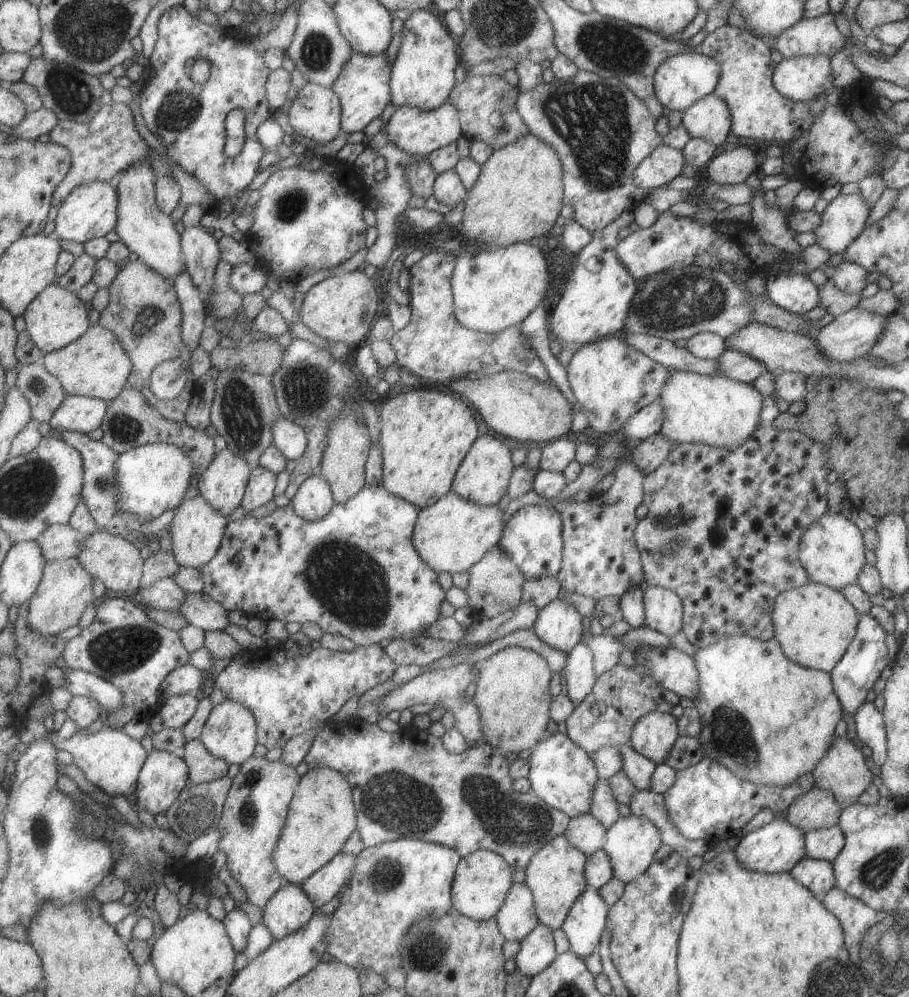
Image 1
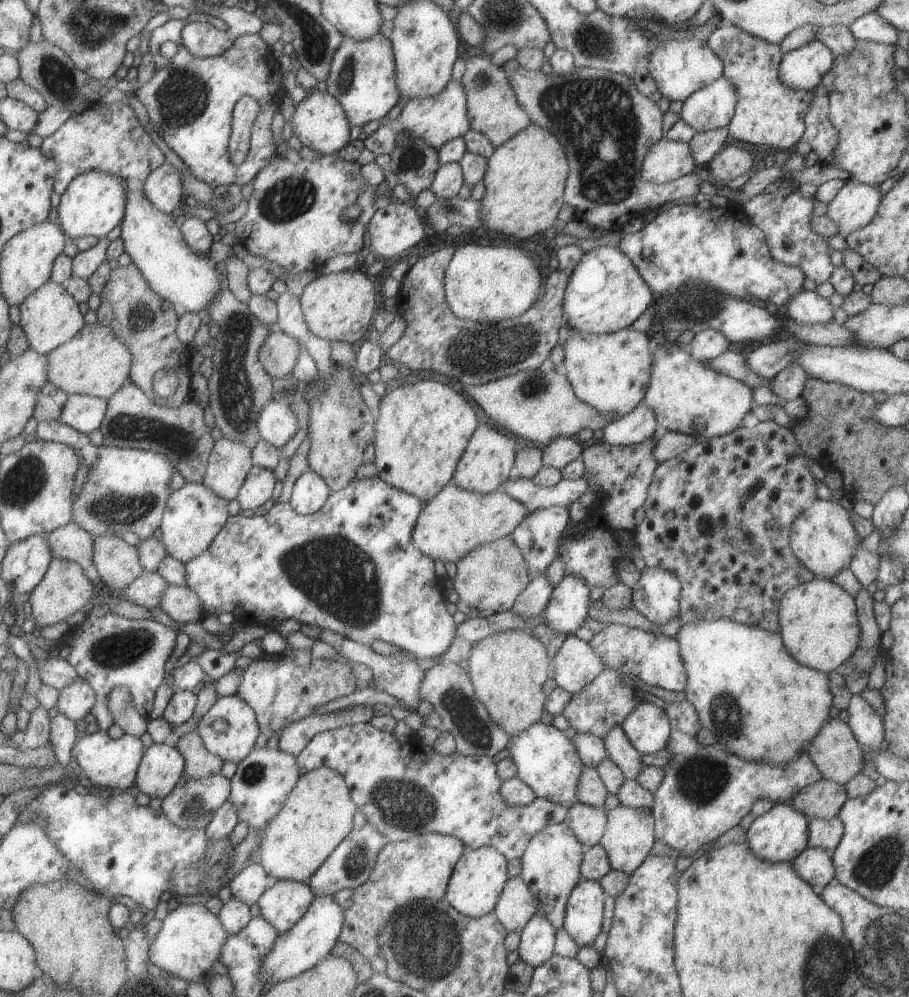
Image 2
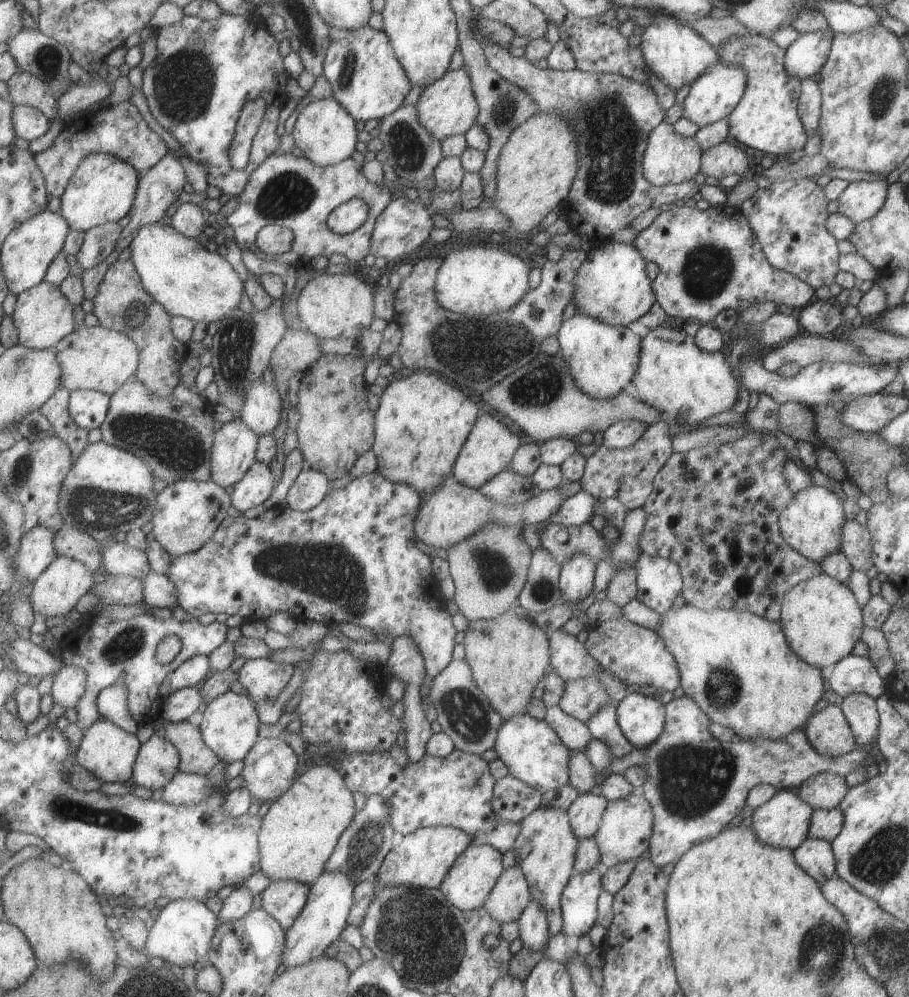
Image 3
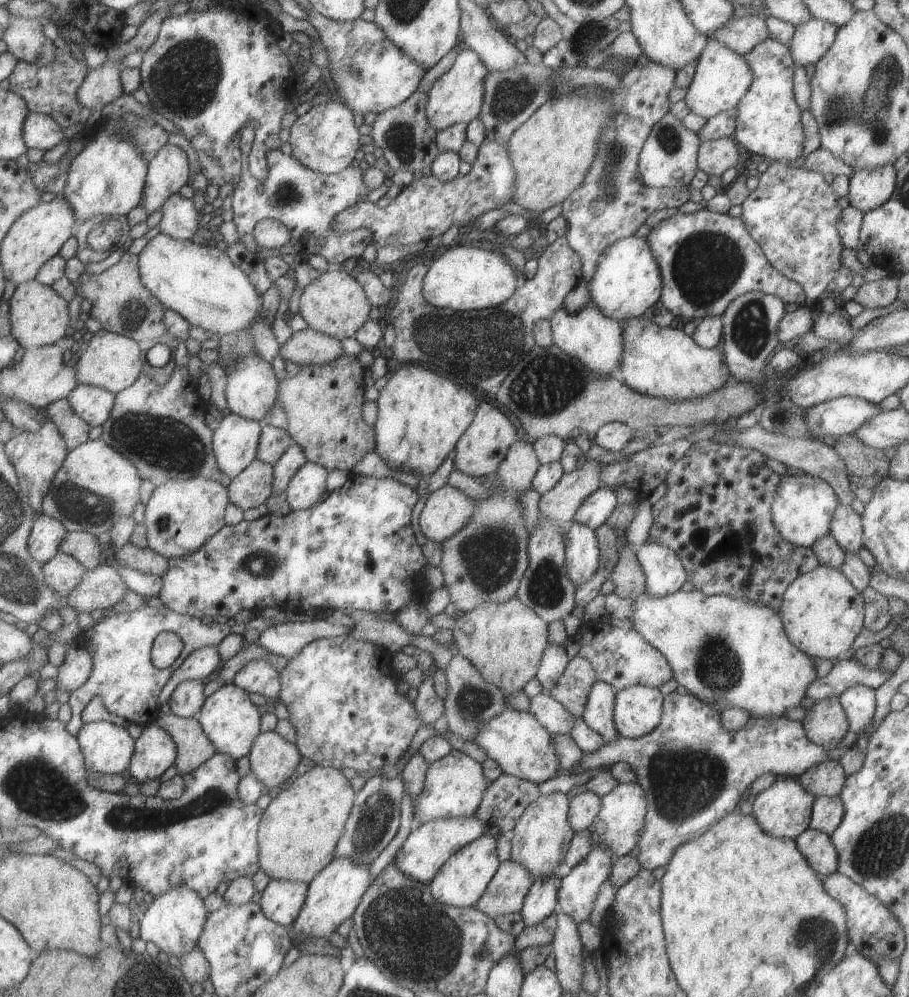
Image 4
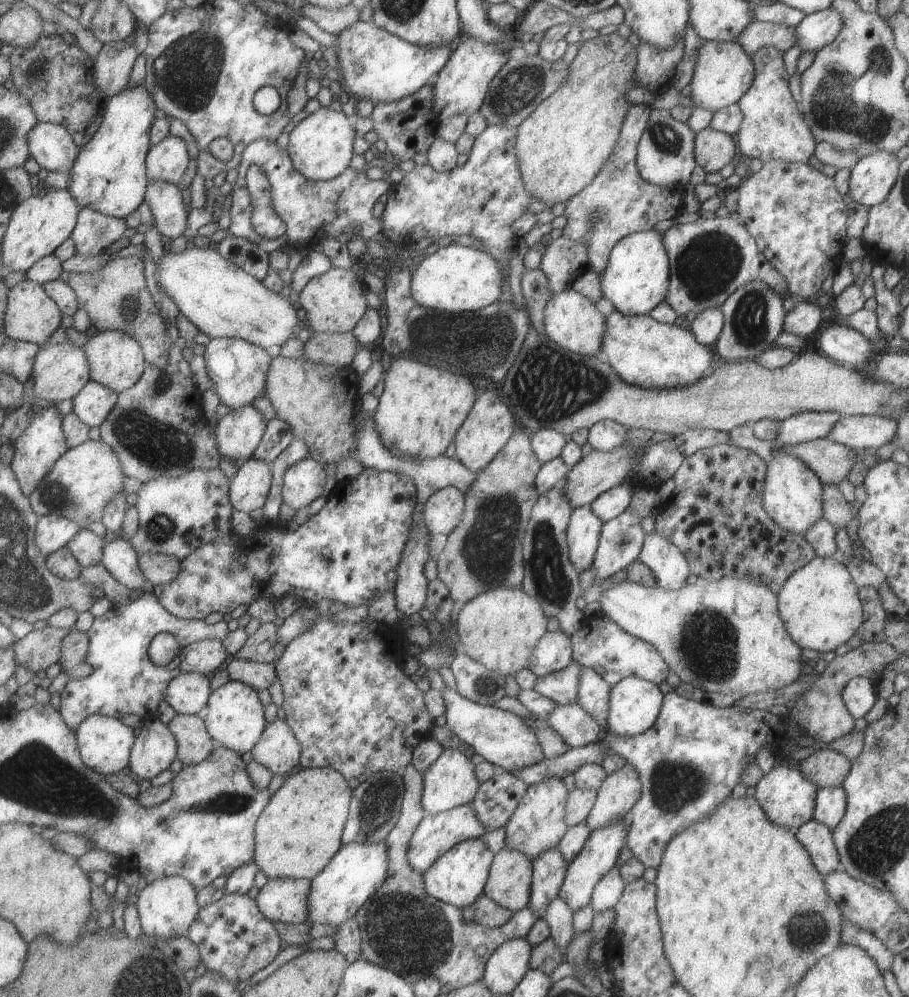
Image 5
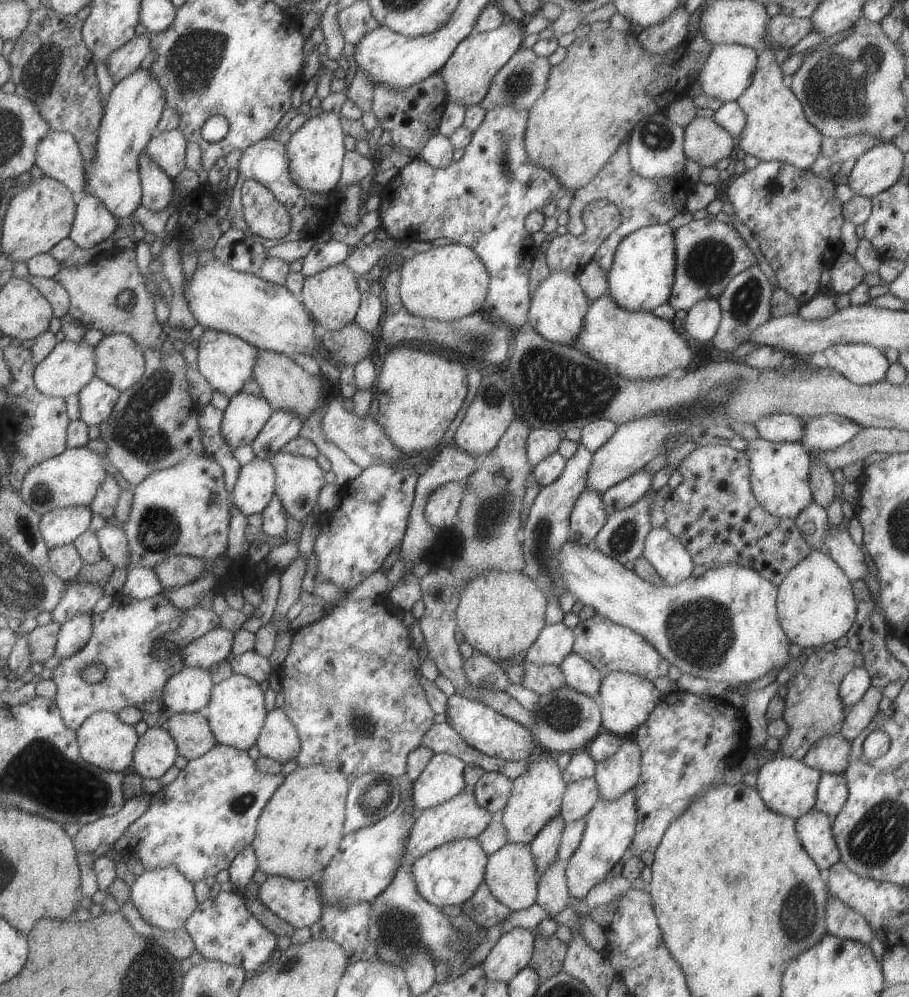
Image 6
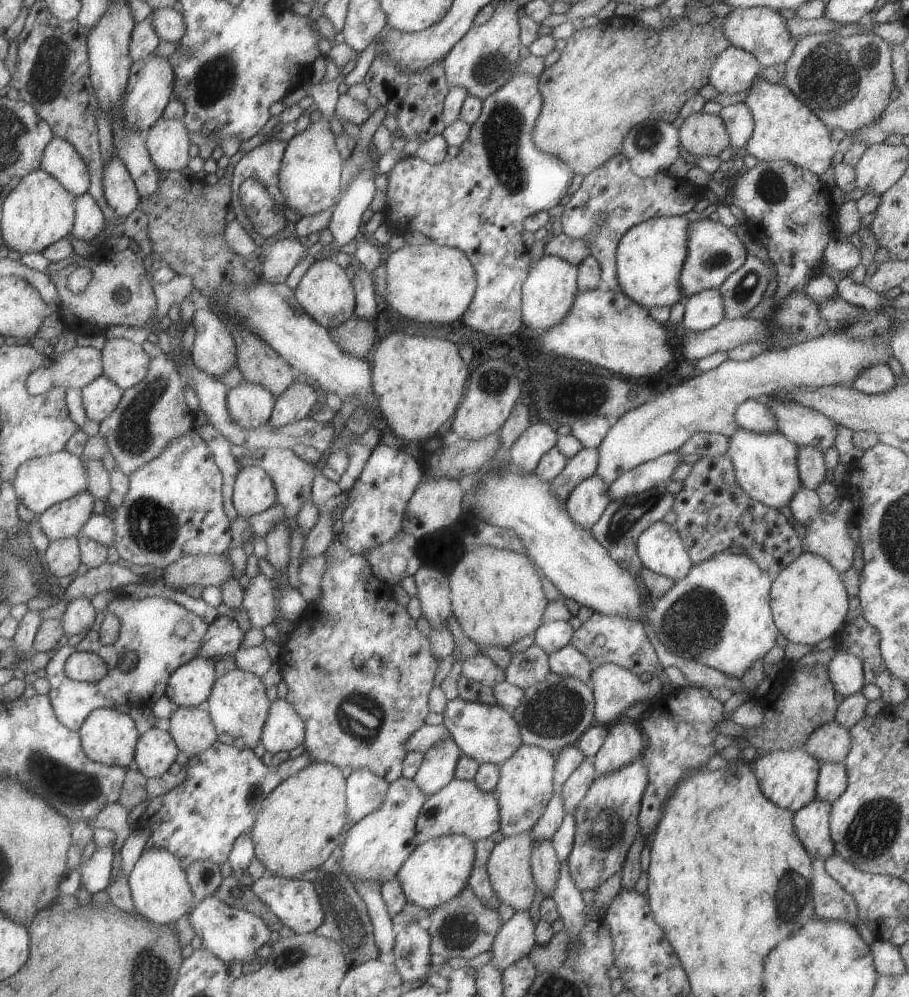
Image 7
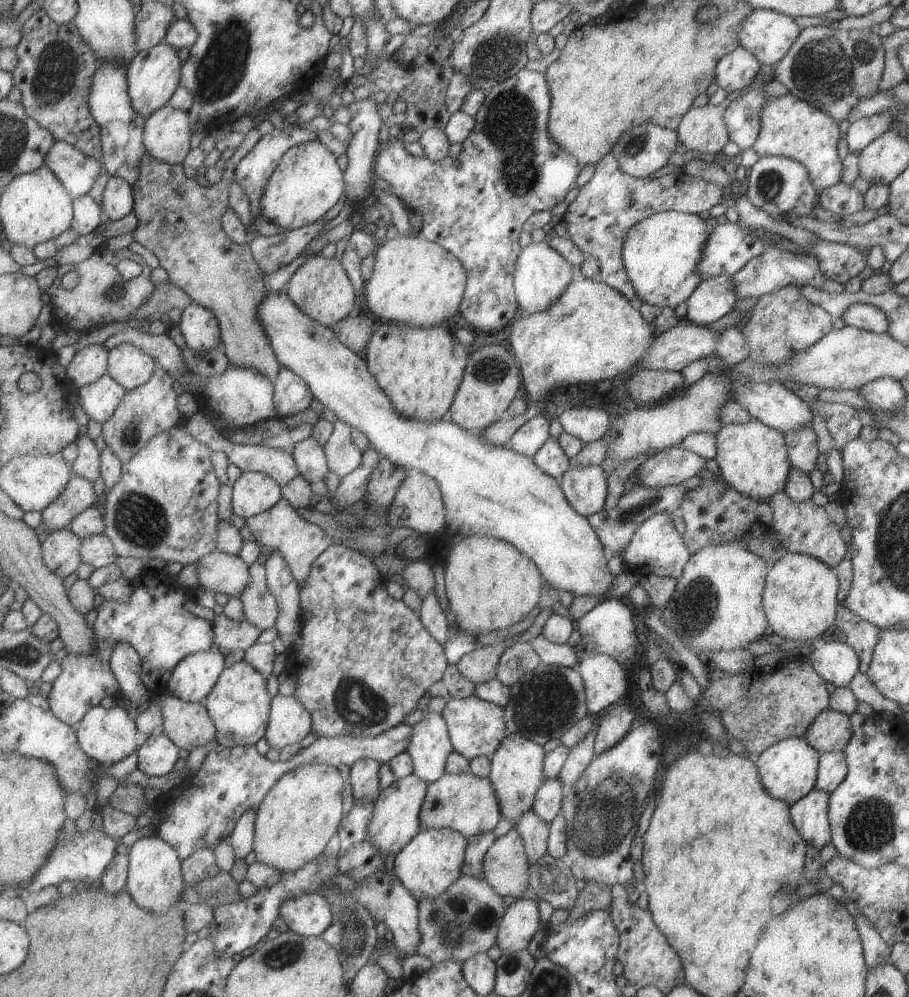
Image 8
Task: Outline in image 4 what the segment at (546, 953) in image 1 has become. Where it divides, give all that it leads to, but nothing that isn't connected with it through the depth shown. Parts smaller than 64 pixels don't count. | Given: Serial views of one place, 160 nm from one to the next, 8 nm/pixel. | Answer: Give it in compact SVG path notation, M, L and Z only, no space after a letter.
M559 876L533 880L520 910L526 927L539 924L558 909L556 892L559 880Z

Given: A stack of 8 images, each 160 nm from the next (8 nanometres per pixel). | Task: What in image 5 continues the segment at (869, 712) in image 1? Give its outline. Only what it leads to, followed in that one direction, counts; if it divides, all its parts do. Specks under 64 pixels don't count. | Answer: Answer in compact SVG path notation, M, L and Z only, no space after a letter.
M853 677L842 688L842 703L854 718L863 718L877 700L875 683L867 677Z

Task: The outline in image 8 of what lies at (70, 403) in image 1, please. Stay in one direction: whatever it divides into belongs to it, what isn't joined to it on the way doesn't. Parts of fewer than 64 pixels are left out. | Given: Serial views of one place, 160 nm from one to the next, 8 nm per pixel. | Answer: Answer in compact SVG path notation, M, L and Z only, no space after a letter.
M110 375L77 389L80 404L88 417L102 425L109 421L122 404L128 391Z

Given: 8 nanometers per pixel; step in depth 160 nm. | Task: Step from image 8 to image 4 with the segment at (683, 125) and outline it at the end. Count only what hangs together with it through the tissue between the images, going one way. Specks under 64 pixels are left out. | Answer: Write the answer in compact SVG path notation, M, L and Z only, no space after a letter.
M721 137L712 141L700 141L696 158L698 170L709 177L720 177L727 168L739 162L739 152L731 137Z

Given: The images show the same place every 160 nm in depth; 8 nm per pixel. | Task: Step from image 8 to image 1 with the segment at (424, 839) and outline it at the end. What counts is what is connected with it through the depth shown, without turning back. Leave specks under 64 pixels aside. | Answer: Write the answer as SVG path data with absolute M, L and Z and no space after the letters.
M479 849L460 857L450 888L452 907L467 918L484 921L493 918L503 906L504 898L512 882L513 868L498 854Z

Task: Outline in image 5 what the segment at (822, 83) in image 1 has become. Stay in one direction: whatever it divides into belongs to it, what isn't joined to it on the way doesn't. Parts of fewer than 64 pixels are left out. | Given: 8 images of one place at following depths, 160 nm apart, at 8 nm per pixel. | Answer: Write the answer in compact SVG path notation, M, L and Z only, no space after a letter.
M833 7L805 15L794 26L796 44L802 53L821 50L829 44L842 27L840 14Z

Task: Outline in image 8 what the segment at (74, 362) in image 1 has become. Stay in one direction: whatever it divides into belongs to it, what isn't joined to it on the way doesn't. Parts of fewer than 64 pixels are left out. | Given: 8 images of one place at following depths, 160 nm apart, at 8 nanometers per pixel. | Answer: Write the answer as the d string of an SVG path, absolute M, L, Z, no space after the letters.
M125 343L110 351L108 375L129 392L148 384L159 366L158 357Z

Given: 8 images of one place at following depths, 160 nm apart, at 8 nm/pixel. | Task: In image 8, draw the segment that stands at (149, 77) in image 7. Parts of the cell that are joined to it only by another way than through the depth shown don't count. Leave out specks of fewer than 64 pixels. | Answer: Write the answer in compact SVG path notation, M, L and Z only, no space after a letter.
M165 41L161 42L149 50L139 51L128 68L128 90L133 102L133 109L146 118L168 104L181 87L184 65L177 54L178 51L175 46L171 46Z

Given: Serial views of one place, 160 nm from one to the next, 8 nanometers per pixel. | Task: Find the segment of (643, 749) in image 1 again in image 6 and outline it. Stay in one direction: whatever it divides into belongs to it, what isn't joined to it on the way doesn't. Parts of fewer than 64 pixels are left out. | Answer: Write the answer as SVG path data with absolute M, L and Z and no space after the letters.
M619 671L609 672L601 678L597 697L602 730L622 738L630 738L634 730L646 721L660 696L653 683L642 676Z

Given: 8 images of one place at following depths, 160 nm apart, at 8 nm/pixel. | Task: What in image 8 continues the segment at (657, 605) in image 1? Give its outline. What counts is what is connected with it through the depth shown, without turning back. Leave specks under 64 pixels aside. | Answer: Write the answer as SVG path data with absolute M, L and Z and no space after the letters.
M659 512L659 514L643 520L633 530L629 544L625 546L625 550L618 556L622 560L624 568L638 577L653 574L678 580L681 578L683 566L685 566L685 562L687 562L690 555L683 543L682 536L677 533L675 526L673 526L671 513Z

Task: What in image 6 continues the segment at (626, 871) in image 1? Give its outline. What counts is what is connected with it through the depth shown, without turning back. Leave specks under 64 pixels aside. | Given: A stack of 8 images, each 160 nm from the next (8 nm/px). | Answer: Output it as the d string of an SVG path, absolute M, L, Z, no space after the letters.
M623 738L619 750L595 764L594 780L598 796L615 800L633 789L640 775L640 750L631 738Z

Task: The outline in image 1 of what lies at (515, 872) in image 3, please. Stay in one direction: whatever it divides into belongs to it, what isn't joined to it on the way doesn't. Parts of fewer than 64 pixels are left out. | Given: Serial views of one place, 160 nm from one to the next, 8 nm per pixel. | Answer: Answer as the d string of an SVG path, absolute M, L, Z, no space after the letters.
M513 883L506 892L504 903L494 916L499 932L505 941L525 938L538 920L534 909L532 892L523 883Z

